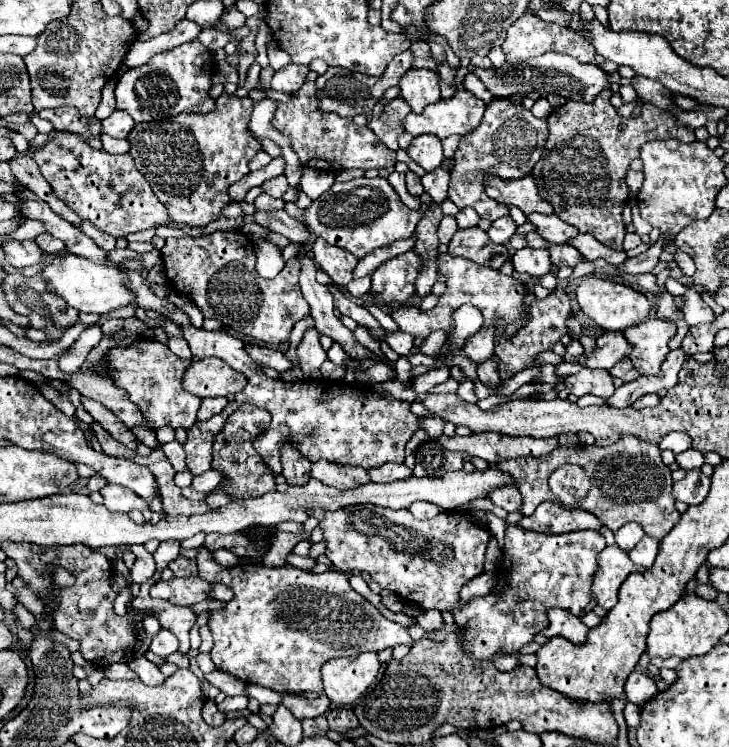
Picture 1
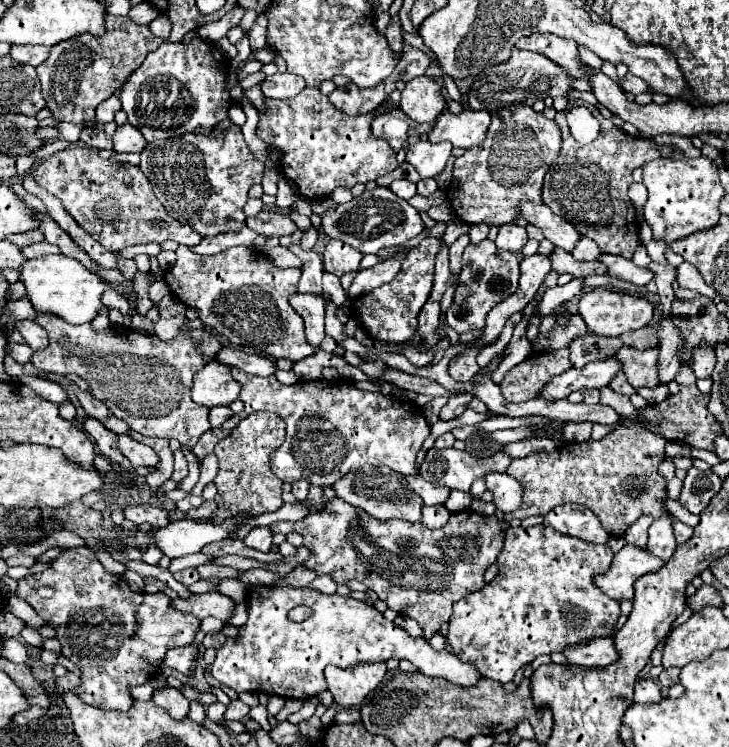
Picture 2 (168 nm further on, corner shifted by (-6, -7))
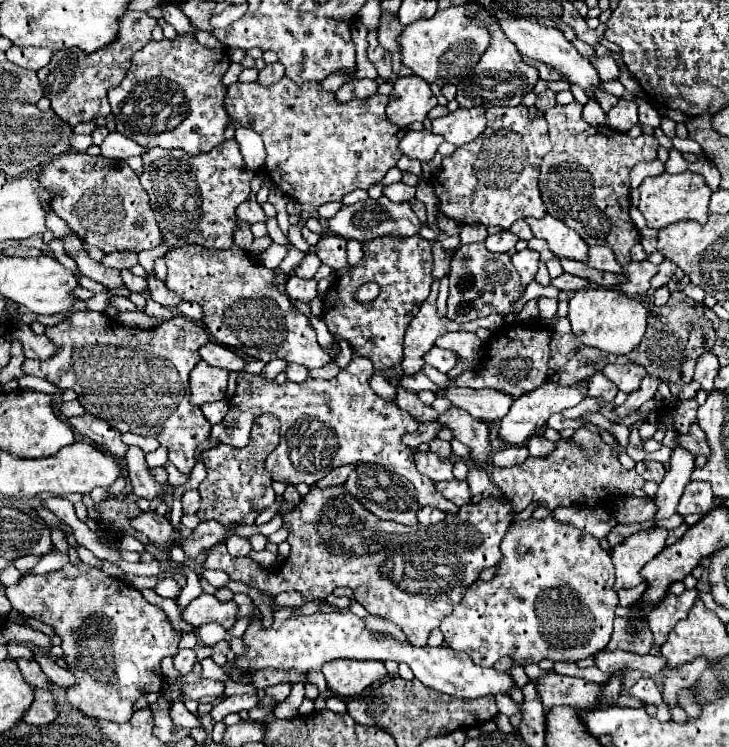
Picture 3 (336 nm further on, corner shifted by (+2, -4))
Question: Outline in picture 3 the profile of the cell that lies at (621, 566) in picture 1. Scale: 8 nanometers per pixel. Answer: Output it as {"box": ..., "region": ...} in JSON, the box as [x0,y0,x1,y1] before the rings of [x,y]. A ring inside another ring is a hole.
{"box":[611,527,667,591],"region":[[[655,527],[649,531],[639,531],[631,535],[623,545],[611,551],[611,559],[615,565],[615,591],[637,587],[645,579],[641,577],[641,569],[663,551],[667,539],[667,529]]]}

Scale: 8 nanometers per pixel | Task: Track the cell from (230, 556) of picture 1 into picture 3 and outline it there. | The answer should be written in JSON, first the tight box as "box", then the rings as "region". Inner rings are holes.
{"box":[155,577,181,599],"region":[[[169,577],[169,579],[163,579],[163,581],[159,581],[159,583],[155,585],[155,593],[157,593],[159,597],[171,597],[171,599],[175,599],[175,597],[181,593],[181,589],[179,589],[179,585]]]}

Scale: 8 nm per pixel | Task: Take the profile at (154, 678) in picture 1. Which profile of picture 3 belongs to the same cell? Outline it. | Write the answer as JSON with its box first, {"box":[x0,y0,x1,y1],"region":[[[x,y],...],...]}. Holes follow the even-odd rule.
{"box":[171,701,201,729],"region":[[[175,701],[171,705],[171,719],[173,719],[175,725],[181,725],[185,729],[197,729],[197,727],[201,727],[201,721],[195,715],[191,715],[181,701]]]}

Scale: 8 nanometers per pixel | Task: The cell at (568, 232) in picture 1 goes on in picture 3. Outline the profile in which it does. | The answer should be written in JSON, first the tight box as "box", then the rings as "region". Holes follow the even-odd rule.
{"box":[587,245,623,275],"region":[[[593,245],[589,249],[589,263],[587,265],[601,269],[601,271],[611,271],[611,273],[623,275],[623,267],[617,263],[611,247],[607,247],[607,245]]]}

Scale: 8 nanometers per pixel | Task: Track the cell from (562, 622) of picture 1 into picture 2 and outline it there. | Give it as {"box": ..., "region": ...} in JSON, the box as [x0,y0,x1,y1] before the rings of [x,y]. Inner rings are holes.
{"box":[563,638,617,668],"region":[[[593,638],[589,642],[579,642],[575,646],[567,646],[563,654],[571,664],[585,668],[595,668],[595,666],[603,668],[617,660],[611,638]]]}

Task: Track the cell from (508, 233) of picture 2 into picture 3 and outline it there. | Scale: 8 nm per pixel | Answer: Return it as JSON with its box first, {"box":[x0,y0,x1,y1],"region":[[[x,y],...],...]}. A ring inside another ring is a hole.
{"box":[485,231,517,253],"region":[[[501,231],[501,233],[489,235],[485,241],[485,247],[491,253],[507,253],[515,247],[515,243],[517,243],[517,237],[511,231]]]}

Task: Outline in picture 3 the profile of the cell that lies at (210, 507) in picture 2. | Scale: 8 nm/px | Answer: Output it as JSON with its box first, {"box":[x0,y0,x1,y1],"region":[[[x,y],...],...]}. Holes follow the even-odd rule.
{"box":[181,491,199,513],"region":[[[187,491],[181,501],[183,501],[183,511],[185,513],[197,513],[199,511],[199,495],[197,495],[197,491]]]}

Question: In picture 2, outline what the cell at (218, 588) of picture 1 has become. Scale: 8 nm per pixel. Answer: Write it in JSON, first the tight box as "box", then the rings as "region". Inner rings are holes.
{"box":[219,578,247,604],"region":[[[225,578],[219,584],[219,592],[225,596],[229,596],[229,598],[233,598],[237,604],[245,600],[245,590],[247,590],[245,584],[241,580],[237,580],[237,578]]]}

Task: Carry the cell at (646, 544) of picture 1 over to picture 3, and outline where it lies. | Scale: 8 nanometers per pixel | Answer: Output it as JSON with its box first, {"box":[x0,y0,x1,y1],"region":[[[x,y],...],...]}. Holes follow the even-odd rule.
{"box":[655,449,695,517],"region":[[[673,449],[671,451],[671,459],[669,459],[671,467],[667,469],[659,491],[657,491],[657,515],[655,517],[671,517],[677,509],[677,503],[683,495],[685,485],[689,483],[689,475],[695,469],[695,455],[689,453],[687,449]]]}

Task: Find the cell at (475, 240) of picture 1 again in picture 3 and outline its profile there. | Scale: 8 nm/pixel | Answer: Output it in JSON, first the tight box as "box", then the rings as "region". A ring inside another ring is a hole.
{"box":[447,243,525,323],"region":[[[483,243],[461,245],[453,255],[449,273],[447,317],[457,323],[467,323],[491,313],[509,315],[513,305],[523,297],[523,291],[525,287],[521,285],[519,273],[507,253],[489,253]]]}

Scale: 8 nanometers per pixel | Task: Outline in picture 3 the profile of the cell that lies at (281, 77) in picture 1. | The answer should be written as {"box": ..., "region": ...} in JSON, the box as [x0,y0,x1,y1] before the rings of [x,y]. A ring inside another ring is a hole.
{"box":[259,61,285,87],"region":[[[277,61],[273,65],[267,65],[263,71],[259,71],[259,83],[267,87],[267,85],[277,83],[277,79],[281,79],[283,75],[285,75],[285,67]]]}

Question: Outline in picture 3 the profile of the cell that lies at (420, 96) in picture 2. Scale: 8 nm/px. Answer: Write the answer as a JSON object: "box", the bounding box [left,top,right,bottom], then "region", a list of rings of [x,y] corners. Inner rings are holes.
{"box":[387,75,437,127],"region":[[[415,75],[397,77],[389,95],[387,119],[399,127],[407,127],[423,121],[435,105],[437,97],[423,79],[417,79]]]}

